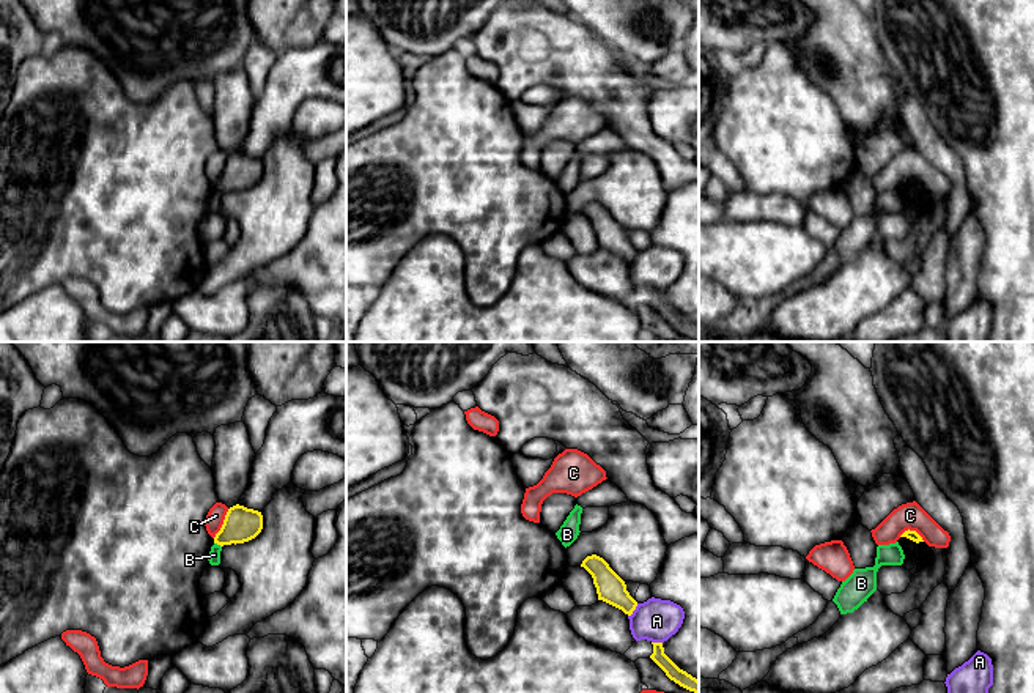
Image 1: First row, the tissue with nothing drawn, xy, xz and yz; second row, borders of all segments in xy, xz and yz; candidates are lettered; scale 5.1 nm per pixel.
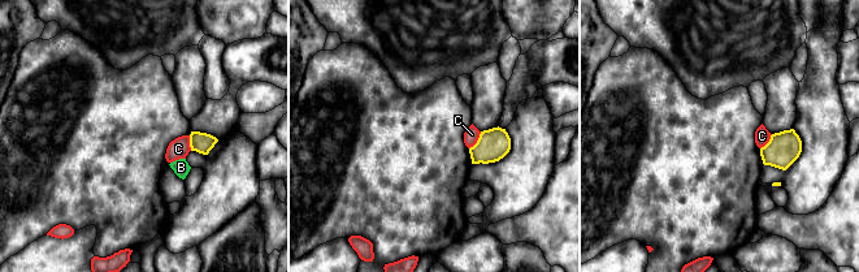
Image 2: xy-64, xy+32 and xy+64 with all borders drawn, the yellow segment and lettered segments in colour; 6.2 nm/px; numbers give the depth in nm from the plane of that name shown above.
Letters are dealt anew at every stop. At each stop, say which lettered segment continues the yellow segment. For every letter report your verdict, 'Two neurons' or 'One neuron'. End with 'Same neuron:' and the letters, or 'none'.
A: Two neurons
B: Two neurons
C: Two neurons
Same neuron: none

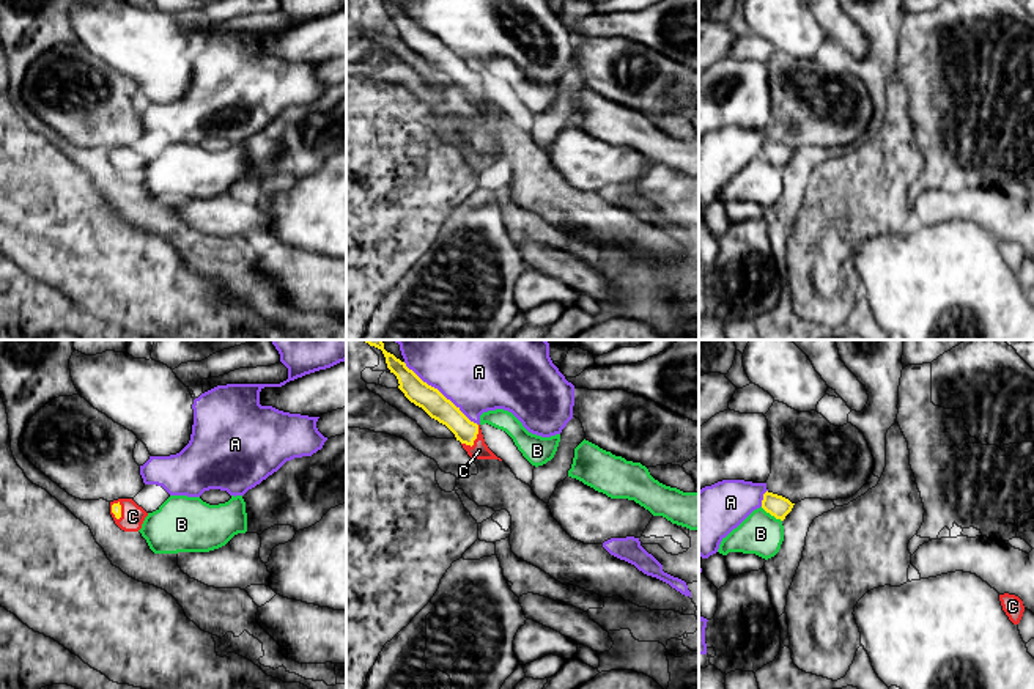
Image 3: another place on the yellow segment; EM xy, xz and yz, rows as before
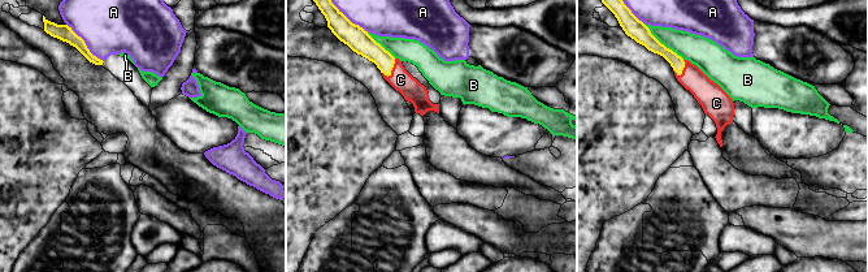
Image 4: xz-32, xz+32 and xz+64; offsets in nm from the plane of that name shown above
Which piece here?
A: Two neurons
B: Two neurons
C: One neuron
Same neuron: C

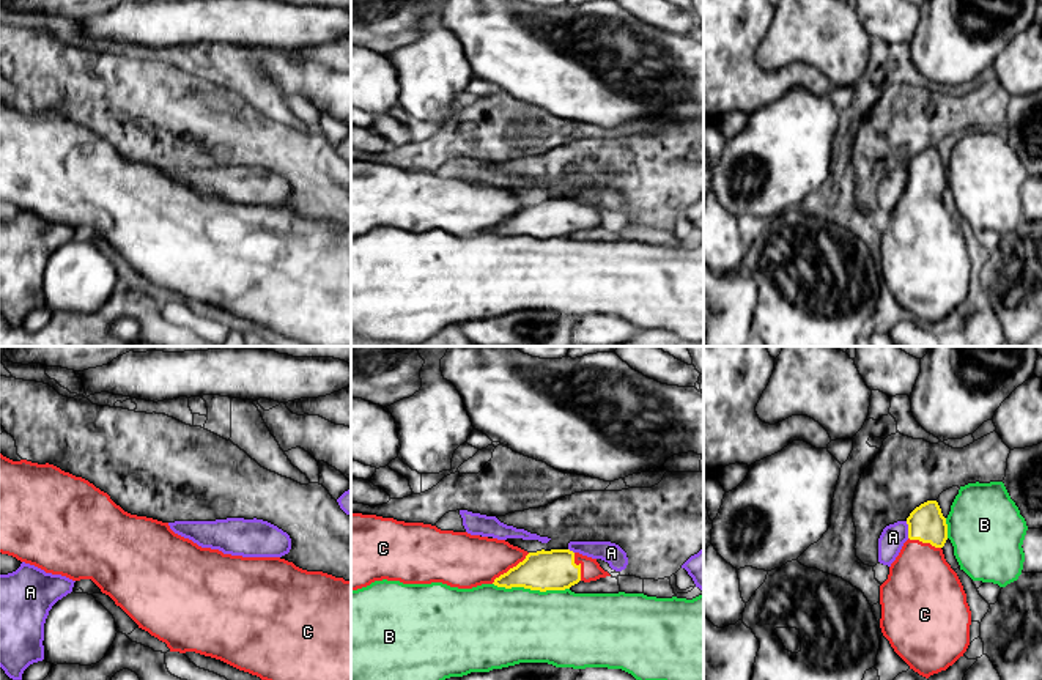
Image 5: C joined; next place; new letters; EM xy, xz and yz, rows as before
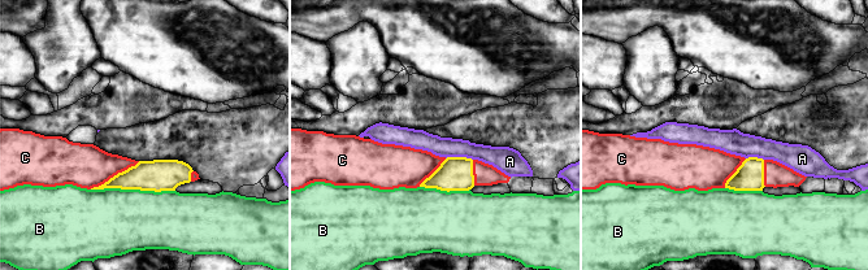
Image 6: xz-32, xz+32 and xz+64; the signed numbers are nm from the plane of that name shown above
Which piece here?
A: Two neurons
B: Two neurons
C: One neuron
Same neuron: C

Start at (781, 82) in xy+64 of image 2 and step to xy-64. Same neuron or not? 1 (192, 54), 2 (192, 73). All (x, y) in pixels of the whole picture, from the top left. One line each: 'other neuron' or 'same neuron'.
1: same neuron
2: same neuron

